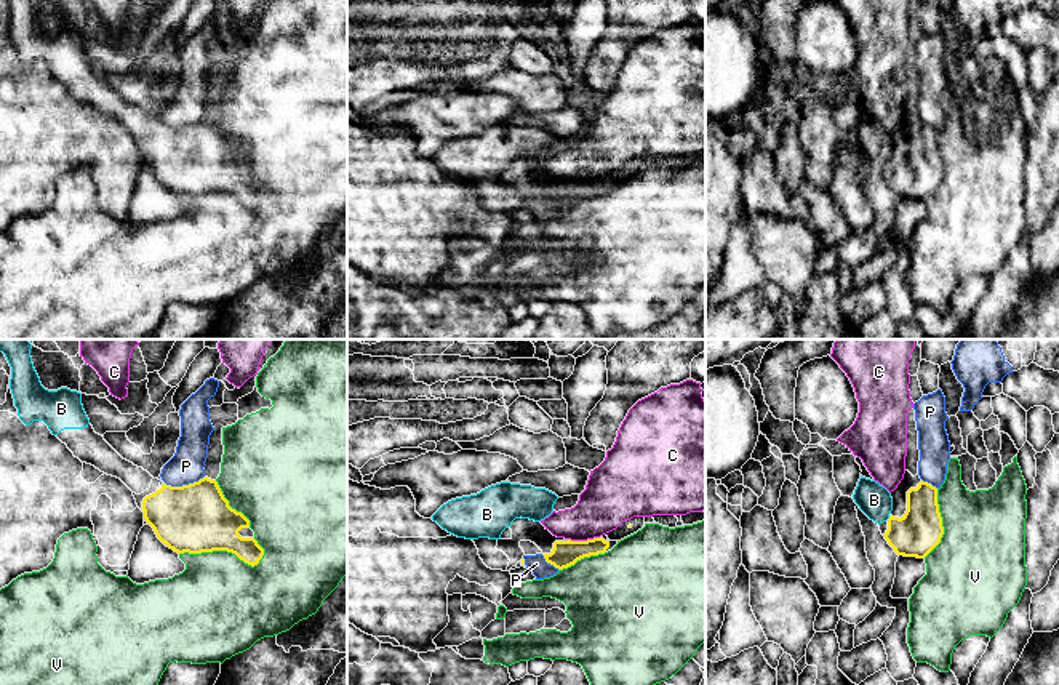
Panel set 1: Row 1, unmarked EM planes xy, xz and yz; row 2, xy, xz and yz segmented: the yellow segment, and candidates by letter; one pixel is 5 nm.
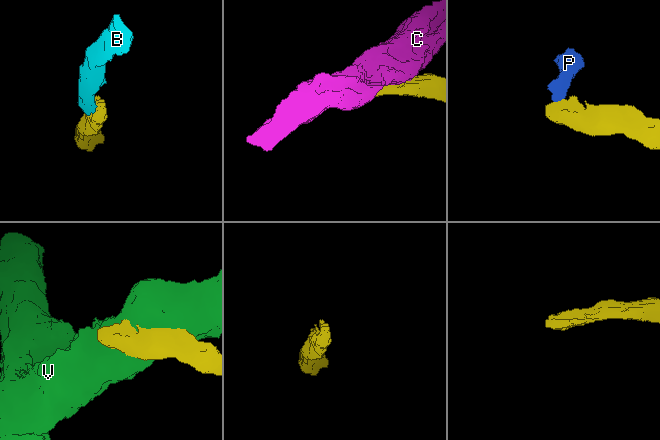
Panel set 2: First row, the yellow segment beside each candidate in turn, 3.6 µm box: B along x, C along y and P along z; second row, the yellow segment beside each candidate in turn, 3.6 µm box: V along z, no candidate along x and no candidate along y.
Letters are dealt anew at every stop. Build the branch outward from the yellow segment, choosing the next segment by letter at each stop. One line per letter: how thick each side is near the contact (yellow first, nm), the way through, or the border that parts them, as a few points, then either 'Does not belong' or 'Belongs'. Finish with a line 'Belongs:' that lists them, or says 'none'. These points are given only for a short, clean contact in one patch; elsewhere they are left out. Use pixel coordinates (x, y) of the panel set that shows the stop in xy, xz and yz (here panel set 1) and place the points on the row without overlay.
B: Thickness 220 nm (yellow) against 170 nm. Path across: yz (919, 173), (904, 173), (890, 159), (874, 141). Belongs
C: Thickness 130 nm (yellow) against 260 nm. Does not belong
P: Thickness 340 nm (yellow) against 170 nm. Boundary: xy (203, 117), (181, 127), (165, 125). Does not belong
V: Thickness 340 nm (yellow) against 440 nm. Does not belong
Belongs: B

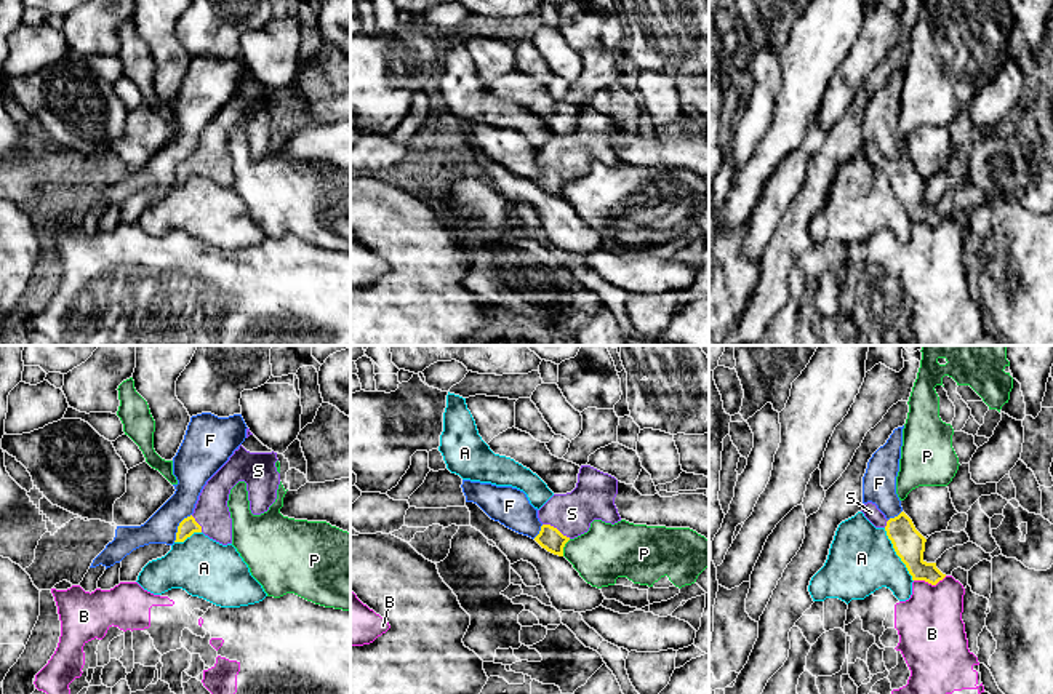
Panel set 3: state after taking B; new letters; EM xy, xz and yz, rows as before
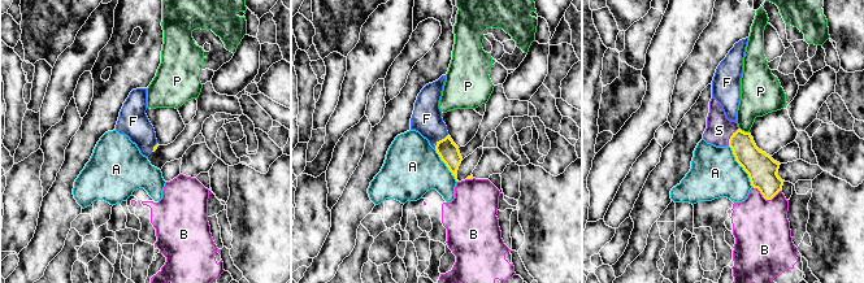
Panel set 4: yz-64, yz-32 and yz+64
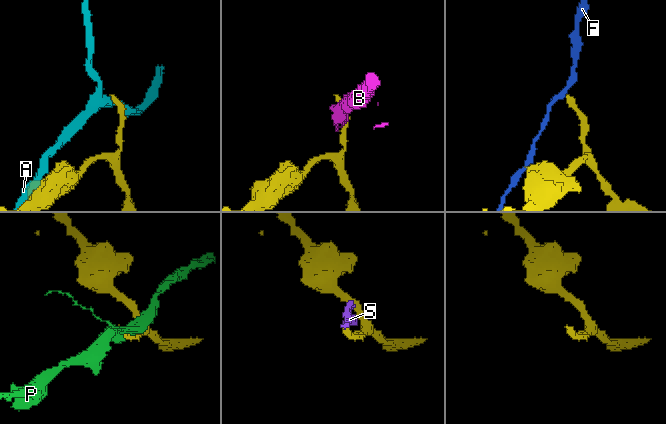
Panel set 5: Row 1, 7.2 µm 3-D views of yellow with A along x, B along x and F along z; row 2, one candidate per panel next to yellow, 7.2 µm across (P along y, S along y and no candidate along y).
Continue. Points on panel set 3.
A: Thickness 160 nm (yellow) against 340 nm. Does not belong
B: Thickness 160 nm (yellow) against 320 nm. Does not belong
F: Thickness 90 nm (yellow) against 160 nm. Boundary: xy (191, 155), (180, 165), (173, 183). Does not belong
P: Thickness 120 nm (yellow) against 280 nm. Boundary: xz (570, 181), (562, 197). Does not belong
S: Thickness 120 nm (yellow) against 220 nm. Path across: xz (549, 179), (556, 170), (572, 155). Belongs
Belongs: S

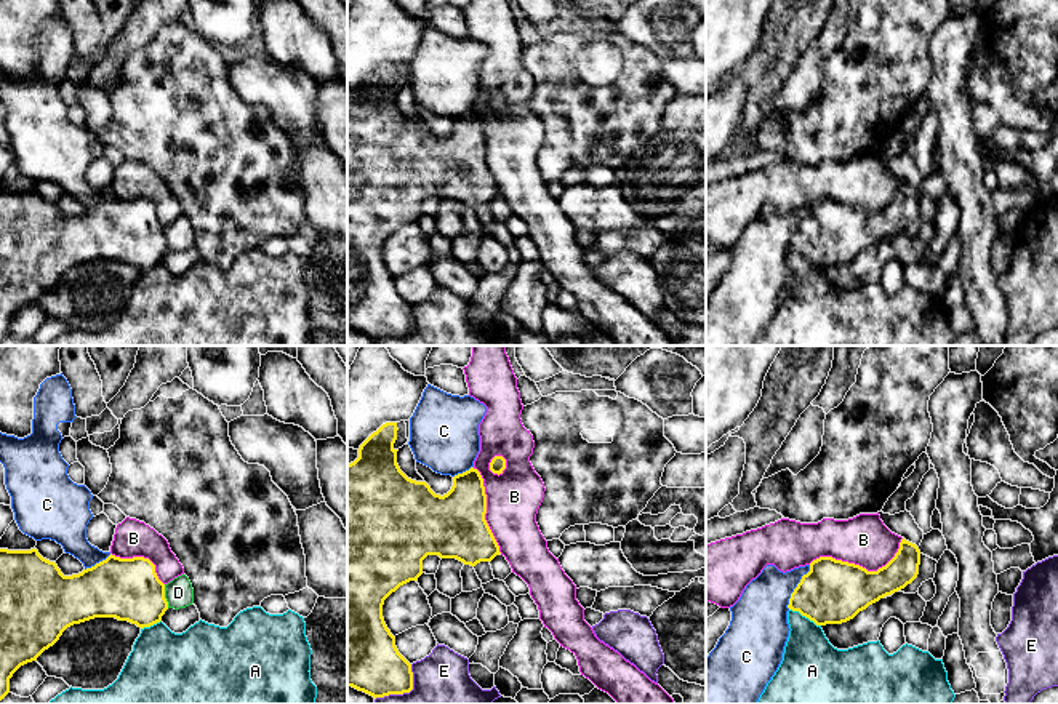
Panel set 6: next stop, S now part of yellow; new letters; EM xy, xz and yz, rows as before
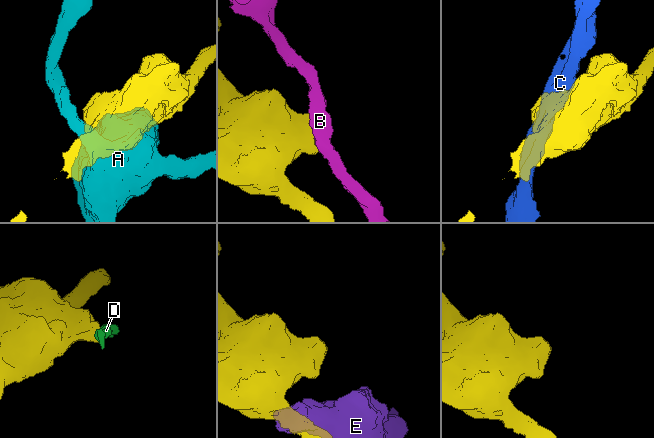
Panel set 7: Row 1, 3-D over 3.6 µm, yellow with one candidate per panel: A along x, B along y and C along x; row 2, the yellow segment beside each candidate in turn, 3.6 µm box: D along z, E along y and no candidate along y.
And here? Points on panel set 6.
A: Thickness 320 nm (yellow) against 300 nm. Does not belong
B: Thickness 320 nm (yellow) against 260 nm. Does not belong
C: Thickness 320 nm (yellow) against 280 nm. Does not belong
D: Thickness 320 nm (yellow) against 140 nm. Boundary: xy (164, 226), (164, 239), (168, 248). Does not belong
E: Thickness 320 nm (yellow) against 360 nm. Does not belong
Belongs: none

